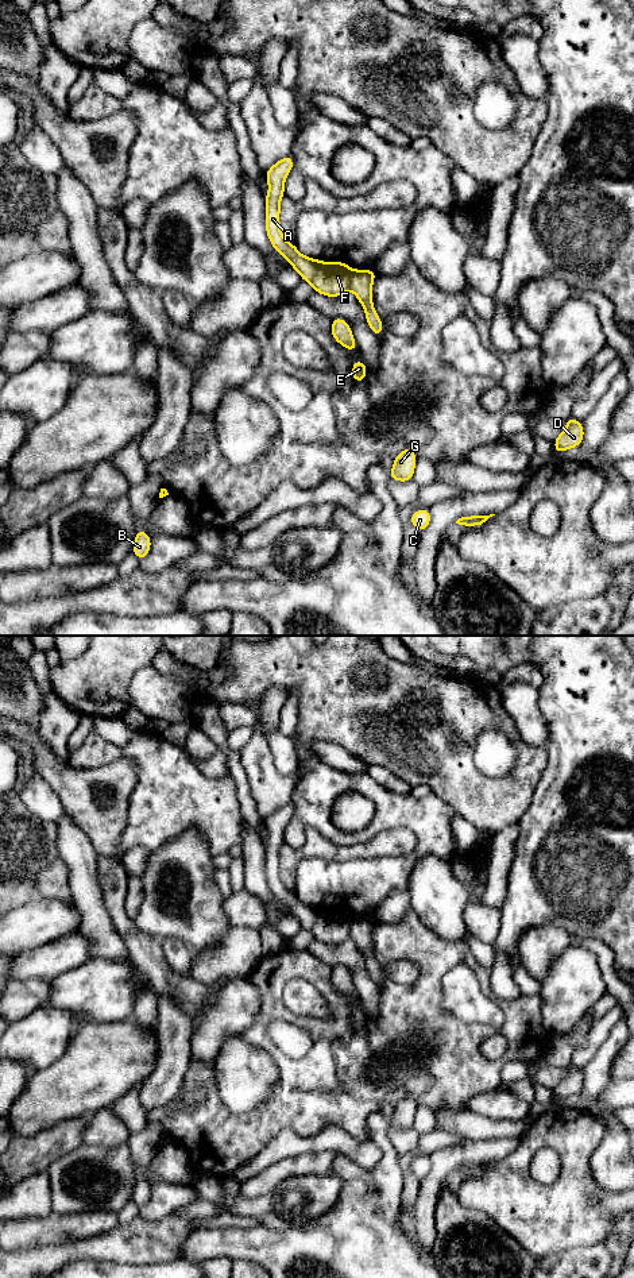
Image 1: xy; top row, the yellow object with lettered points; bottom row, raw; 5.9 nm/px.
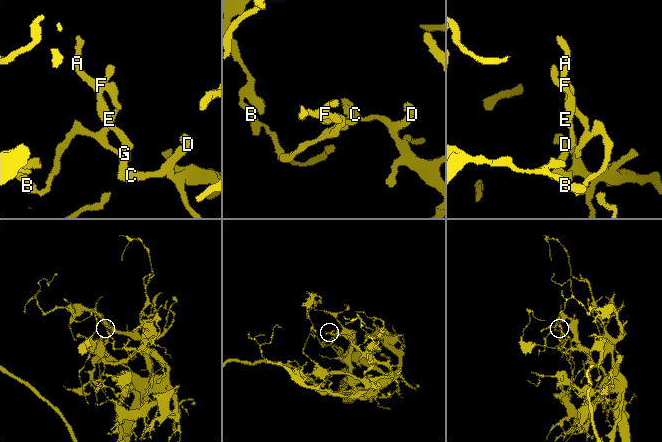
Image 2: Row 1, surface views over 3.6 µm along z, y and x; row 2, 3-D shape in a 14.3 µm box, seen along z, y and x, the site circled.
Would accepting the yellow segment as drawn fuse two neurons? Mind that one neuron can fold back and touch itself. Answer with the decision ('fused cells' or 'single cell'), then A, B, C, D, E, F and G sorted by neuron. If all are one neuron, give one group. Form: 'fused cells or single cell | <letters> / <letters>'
fused cells | A C D E F G / B

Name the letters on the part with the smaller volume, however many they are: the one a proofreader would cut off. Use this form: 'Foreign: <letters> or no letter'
Foreign: B

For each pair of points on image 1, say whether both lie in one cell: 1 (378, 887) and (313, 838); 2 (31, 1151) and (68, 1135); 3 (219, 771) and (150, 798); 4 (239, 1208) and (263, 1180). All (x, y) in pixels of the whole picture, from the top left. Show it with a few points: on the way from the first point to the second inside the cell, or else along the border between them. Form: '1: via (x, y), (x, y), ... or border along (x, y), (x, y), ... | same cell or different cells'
1: border along (313, 857), (324, 860), (375, 858) | different cells
2: via (41, 1150), (58, 1141) | same cell
3: border along (190, 759), (209, 778), (228, 775) | different cells
4: border along (278, 1185), (255, 1197), (243, 1197), (239, 1193) | different cells

